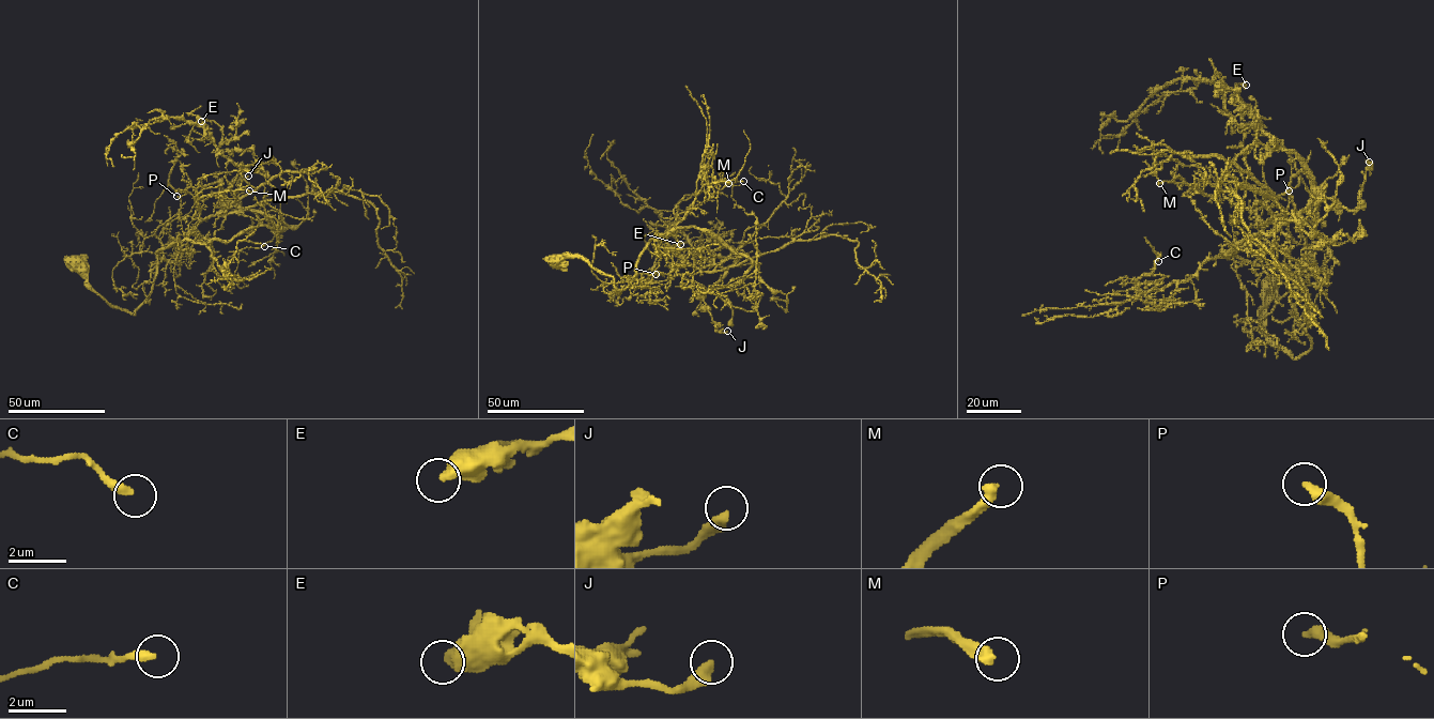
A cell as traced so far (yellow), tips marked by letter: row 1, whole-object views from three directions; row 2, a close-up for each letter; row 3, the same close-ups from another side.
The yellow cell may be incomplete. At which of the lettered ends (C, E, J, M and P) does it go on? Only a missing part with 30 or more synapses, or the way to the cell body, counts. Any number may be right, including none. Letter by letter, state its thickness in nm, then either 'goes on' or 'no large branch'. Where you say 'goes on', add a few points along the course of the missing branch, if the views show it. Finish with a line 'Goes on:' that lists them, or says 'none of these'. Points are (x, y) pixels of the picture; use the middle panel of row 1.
C: calibre 280 nm; no large branch
E: calibre 550 nm; no large branch
J: calibre 380 nm; no large branch
M: calibre 400 nm; goes on; course (728, 183), (724, 161), (714, 159), (698, 150), (667, 113), (672, 111)
P: calibre 380 nm; no large branch
Goes on: M

